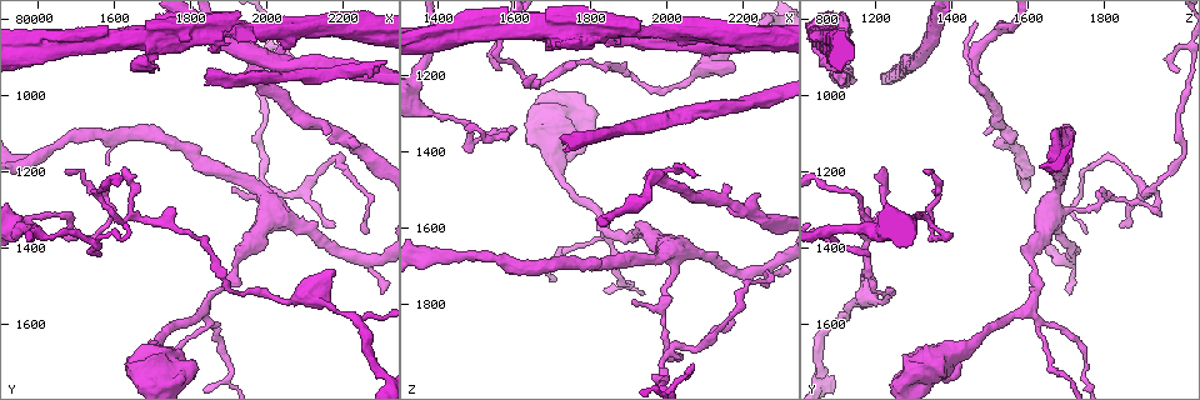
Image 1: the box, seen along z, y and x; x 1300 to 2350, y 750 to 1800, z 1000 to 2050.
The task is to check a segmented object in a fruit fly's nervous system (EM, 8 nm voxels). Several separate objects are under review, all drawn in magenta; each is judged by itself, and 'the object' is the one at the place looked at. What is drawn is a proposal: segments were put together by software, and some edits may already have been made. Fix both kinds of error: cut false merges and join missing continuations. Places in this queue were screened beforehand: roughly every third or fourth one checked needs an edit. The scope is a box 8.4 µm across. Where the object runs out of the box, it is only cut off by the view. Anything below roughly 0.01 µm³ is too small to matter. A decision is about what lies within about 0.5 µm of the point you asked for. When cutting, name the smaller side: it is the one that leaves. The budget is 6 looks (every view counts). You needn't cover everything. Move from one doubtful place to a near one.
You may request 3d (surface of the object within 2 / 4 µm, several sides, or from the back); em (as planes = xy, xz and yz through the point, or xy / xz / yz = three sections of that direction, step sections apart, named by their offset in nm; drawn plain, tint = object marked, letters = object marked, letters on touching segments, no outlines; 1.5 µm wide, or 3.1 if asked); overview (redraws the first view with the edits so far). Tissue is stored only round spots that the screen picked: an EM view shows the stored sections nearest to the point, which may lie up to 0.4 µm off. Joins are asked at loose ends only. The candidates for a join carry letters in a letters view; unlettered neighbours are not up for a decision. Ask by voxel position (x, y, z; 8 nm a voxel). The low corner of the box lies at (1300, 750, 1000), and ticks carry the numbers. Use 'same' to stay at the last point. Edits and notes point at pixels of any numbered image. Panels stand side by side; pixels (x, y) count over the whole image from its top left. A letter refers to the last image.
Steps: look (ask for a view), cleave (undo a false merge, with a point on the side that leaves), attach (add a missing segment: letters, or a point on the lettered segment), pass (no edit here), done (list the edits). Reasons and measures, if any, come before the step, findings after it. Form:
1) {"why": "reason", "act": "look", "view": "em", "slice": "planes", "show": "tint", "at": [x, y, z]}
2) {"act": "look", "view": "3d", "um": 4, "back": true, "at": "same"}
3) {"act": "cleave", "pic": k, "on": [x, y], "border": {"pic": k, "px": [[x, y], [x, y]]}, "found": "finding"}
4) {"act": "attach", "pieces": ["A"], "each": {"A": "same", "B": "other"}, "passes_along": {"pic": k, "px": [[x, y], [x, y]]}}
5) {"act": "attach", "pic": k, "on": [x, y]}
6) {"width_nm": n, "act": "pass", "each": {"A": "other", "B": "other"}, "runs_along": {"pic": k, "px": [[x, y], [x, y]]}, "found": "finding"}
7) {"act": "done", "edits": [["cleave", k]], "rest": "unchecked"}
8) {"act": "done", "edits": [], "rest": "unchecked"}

{"why": "free end", "act": "look", "view": "em", "slice": "yz", "step": 8, "show": "tint", "at": [2045, 945, 1990]}

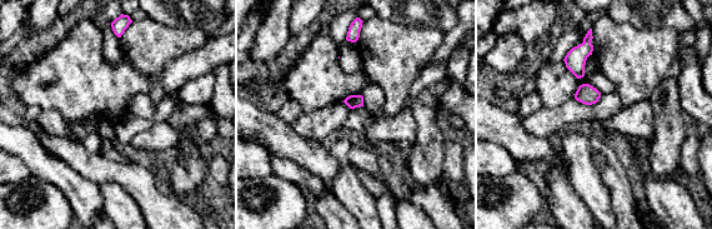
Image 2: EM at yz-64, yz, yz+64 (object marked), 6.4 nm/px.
{"why": "another direction", "act": "look", "view": "em", "slice": "planes", "show": "letters", "at": "same"}

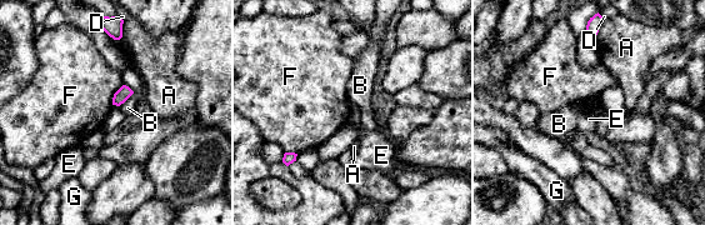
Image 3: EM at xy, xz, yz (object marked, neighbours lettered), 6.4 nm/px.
{"act": "pass", "each": {"A": "other", "B": "other", "D": "other", "E": "other", "F": "other", "G": "other"}, "border": {"pic": 3, "px": [[113, 104], [118, 106]]}, "found": "no lettered segment goes on from it"}

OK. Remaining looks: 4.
{"why": "tapers out", "act": "look", "view": "em", "slice": "planes", "show": "letters", "at": [2185, 1350, 1840]}

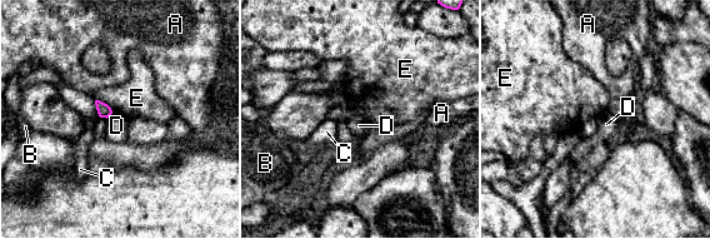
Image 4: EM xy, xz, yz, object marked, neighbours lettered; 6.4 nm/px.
{"width_nm": 90, "act": "pass", "each": {"A": "other", "B": "other", "C": "other", "D": "other", "E": "other"}, "border": {"pic": 4, "px": [[113, 113], [106, 119]]}, "found": "no lettered segment goes on from it"}

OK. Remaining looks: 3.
{"why": "sharp bend", "act": "look", "view": "em", "slice": "planes", "show": "letters", "at": [1910, 1730, 1750]}

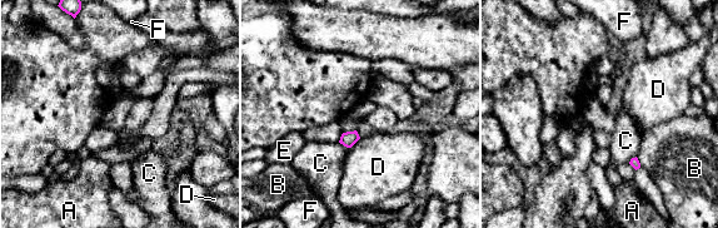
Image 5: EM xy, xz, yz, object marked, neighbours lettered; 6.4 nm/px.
{"width_nm": 100, "act": "pass", "each": {"A": "other", "B": "other", "C": "other", "D": "other", "E": "other", "F": "other"}, "border": {"pic": 5, "px": [[339, 142], [348, 148]]}, "found": "all the same neuron"}

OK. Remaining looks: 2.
{"act": "done", "edits": [], "rest": "unchecked"}

